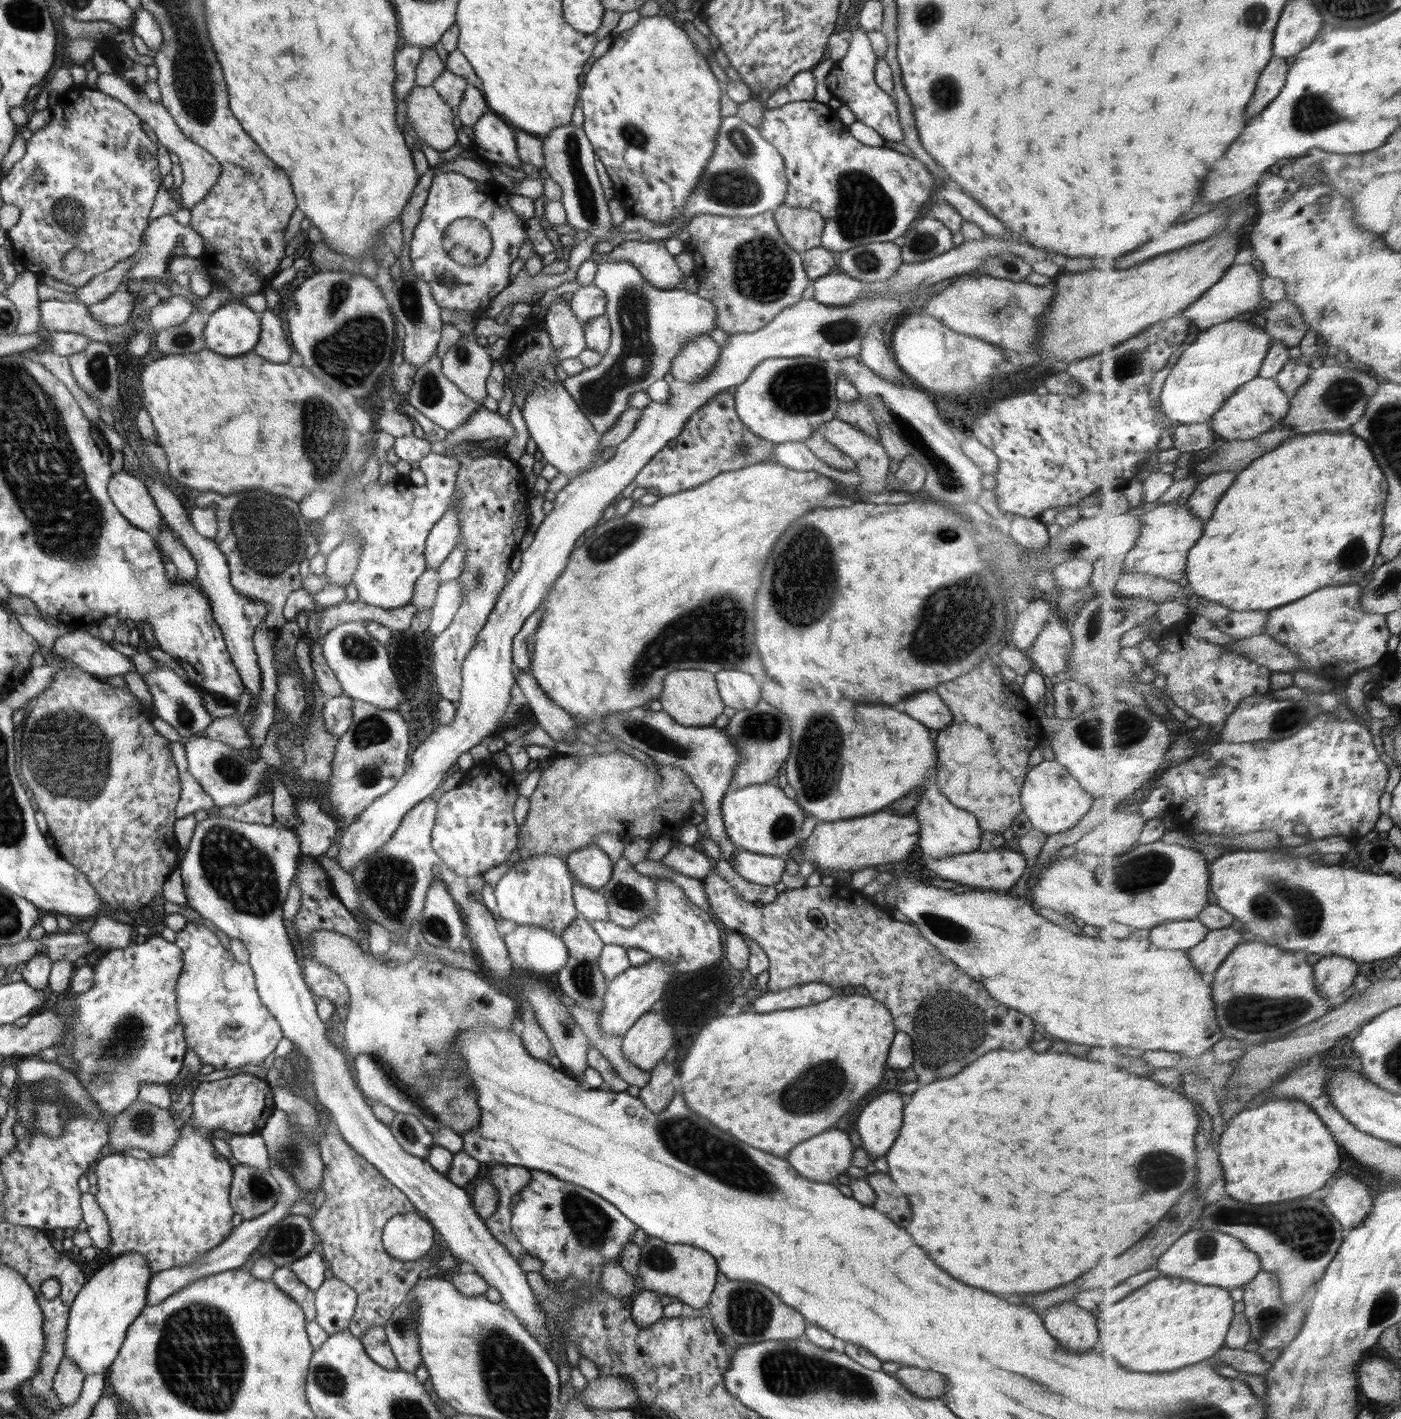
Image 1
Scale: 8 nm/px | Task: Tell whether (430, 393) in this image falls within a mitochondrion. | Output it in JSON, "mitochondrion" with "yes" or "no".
{"mitochondrion":"yes"}

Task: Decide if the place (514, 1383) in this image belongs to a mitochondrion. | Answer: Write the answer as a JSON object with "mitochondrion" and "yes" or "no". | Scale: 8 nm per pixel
{"mitochondrion":"yes"}

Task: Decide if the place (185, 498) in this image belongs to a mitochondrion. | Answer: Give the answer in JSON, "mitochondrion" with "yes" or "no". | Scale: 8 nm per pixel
{"mitochondrion":"no"}

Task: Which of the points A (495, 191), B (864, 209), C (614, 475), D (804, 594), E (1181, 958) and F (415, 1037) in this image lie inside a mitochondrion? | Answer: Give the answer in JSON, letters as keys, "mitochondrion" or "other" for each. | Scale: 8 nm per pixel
{"A":"other","B":"mitochondrion","C":"other","D":"mitochondrion","E":"other","F":"other"}

